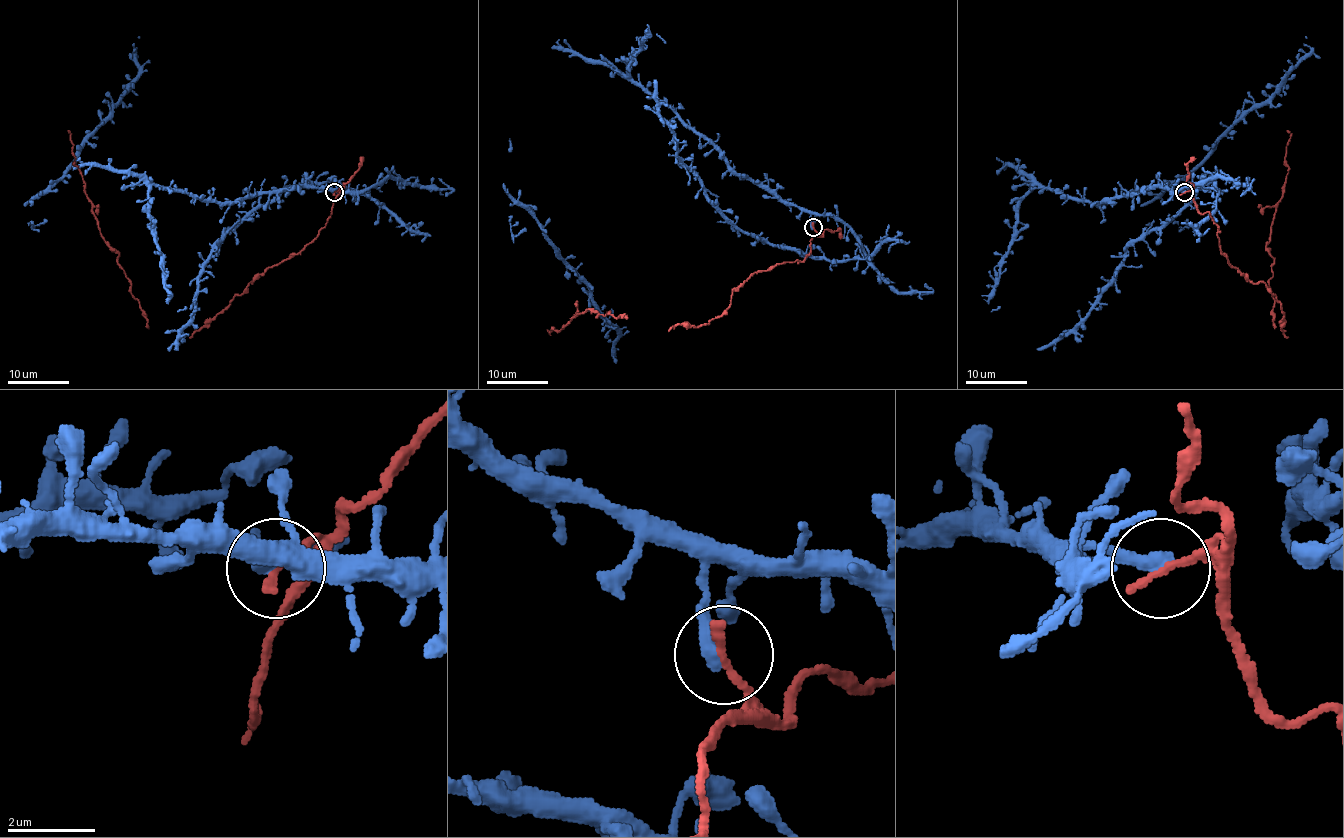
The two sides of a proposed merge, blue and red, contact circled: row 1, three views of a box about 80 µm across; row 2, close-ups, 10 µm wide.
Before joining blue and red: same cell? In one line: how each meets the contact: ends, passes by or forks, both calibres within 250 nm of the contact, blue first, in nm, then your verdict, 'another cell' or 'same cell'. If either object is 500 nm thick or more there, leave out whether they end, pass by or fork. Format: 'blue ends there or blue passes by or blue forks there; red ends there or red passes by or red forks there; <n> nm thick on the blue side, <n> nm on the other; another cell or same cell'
blue ends there; red ends there; 400 nm thick on the blue side, 220 nm on the other; another cell

